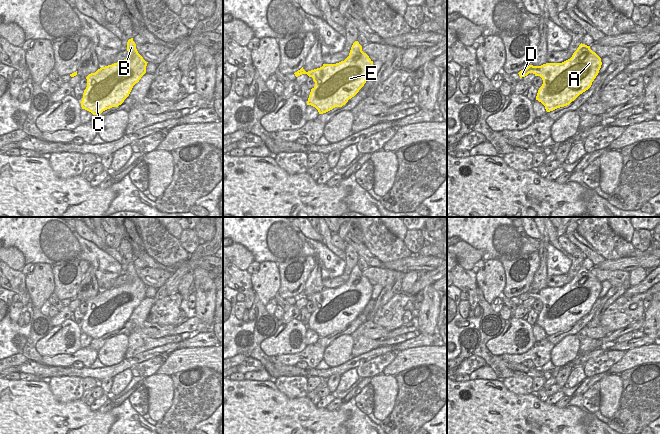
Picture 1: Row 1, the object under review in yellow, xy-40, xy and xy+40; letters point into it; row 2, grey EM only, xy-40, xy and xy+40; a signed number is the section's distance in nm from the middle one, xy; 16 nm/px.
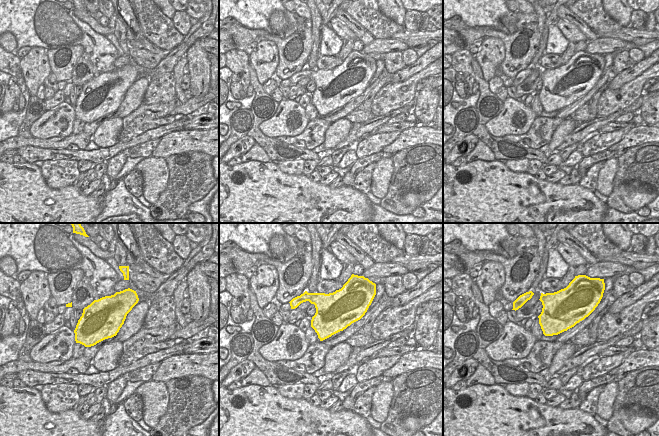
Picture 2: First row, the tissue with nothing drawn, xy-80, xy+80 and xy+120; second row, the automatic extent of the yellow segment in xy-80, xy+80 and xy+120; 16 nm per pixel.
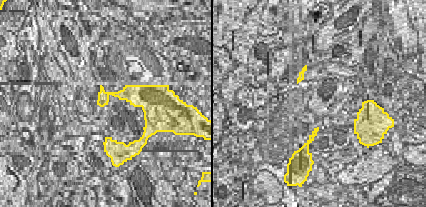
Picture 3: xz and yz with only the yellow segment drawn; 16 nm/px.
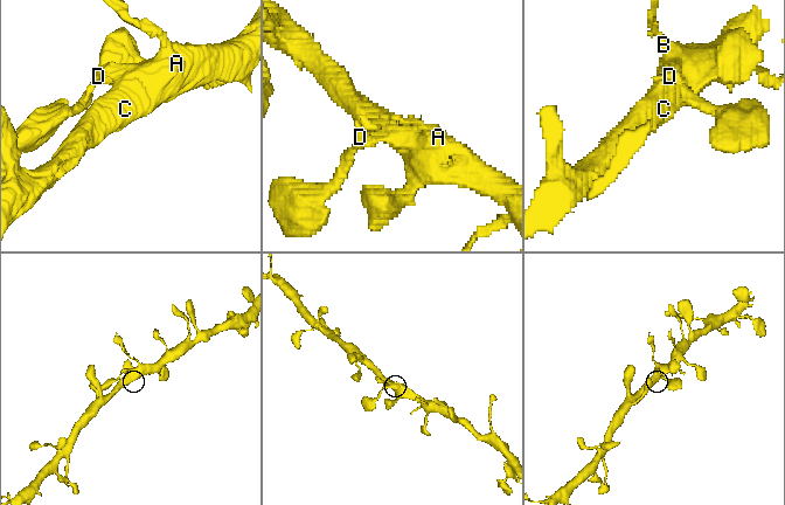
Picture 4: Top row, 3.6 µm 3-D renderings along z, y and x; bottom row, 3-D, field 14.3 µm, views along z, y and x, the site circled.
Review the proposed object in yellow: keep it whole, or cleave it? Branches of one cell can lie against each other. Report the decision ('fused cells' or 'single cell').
single cell

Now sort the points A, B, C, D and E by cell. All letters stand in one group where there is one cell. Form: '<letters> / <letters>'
A B C D E

